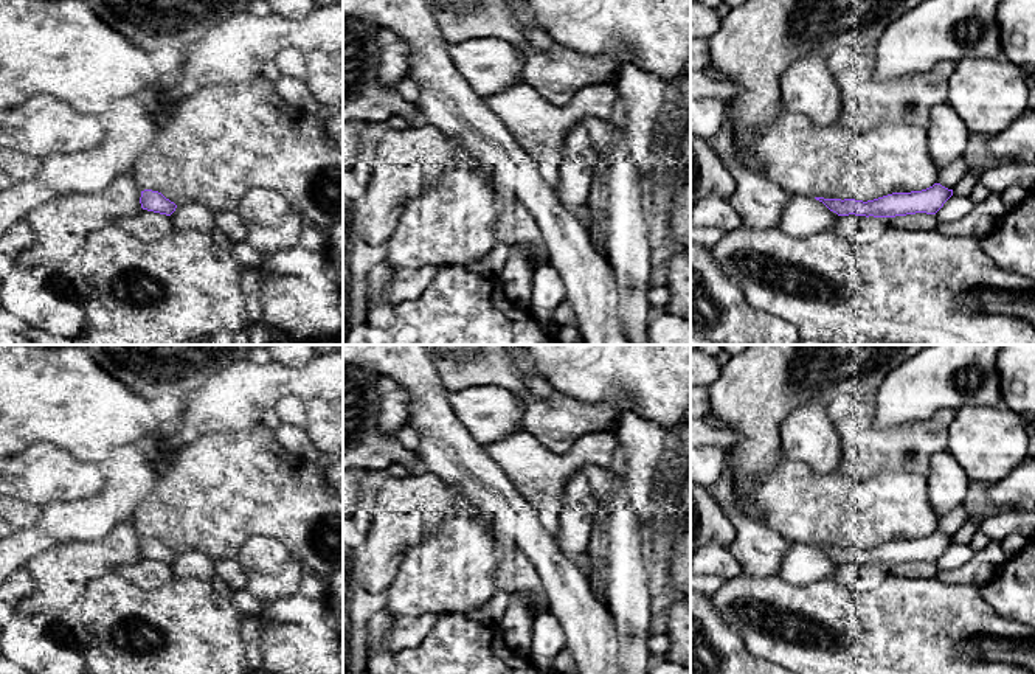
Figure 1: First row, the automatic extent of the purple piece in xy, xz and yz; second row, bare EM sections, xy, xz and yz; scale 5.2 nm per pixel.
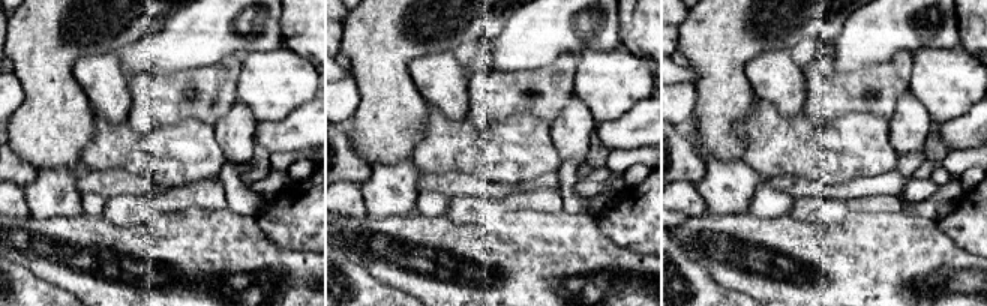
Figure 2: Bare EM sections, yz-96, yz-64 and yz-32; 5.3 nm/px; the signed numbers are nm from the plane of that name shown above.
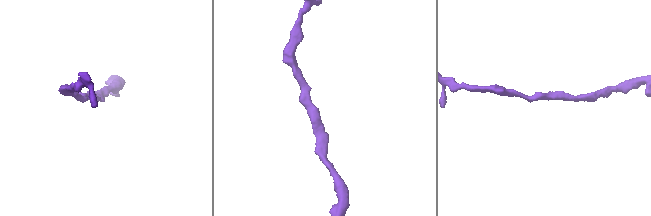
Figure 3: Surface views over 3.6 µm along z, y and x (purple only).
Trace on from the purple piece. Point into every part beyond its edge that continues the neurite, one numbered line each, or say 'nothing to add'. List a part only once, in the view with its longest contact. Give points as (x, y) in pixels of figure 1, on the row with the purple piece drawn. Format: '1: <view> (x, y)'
nothing to add

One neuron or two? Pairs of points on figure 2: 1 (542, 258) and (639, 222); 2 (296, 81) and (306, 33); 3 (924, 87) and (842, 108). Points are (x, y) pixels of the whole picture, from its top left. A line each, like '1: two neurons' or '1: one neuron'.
1: two neurons
2: two neurons
3: two neurons

